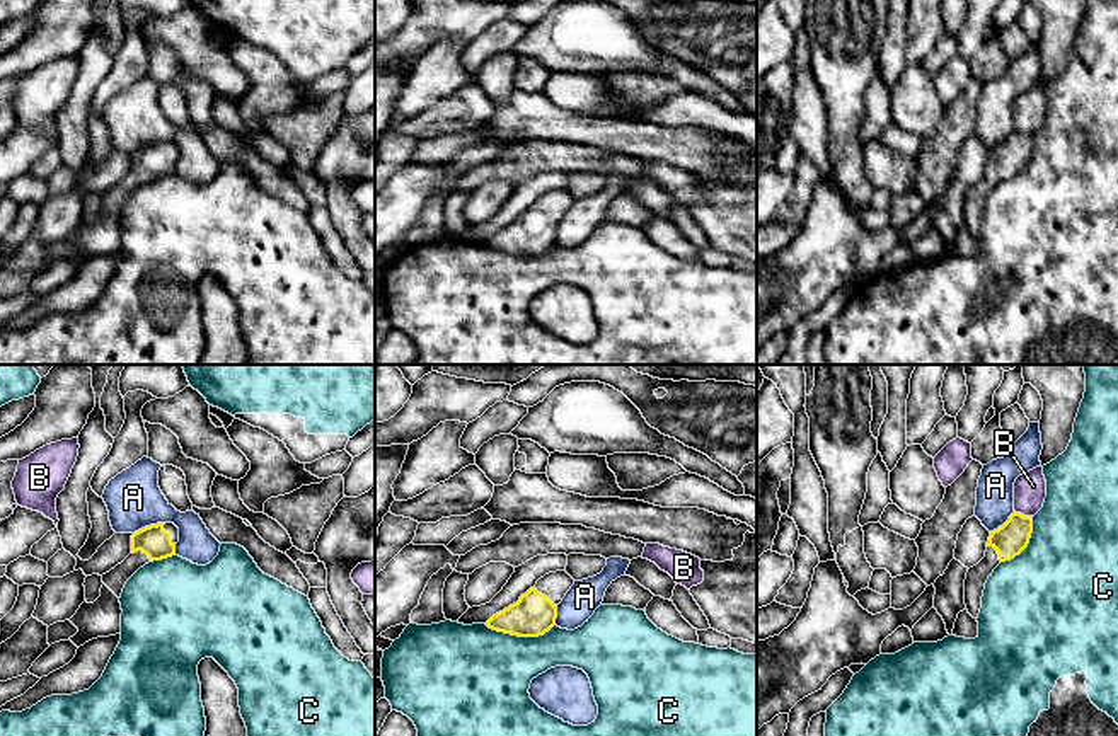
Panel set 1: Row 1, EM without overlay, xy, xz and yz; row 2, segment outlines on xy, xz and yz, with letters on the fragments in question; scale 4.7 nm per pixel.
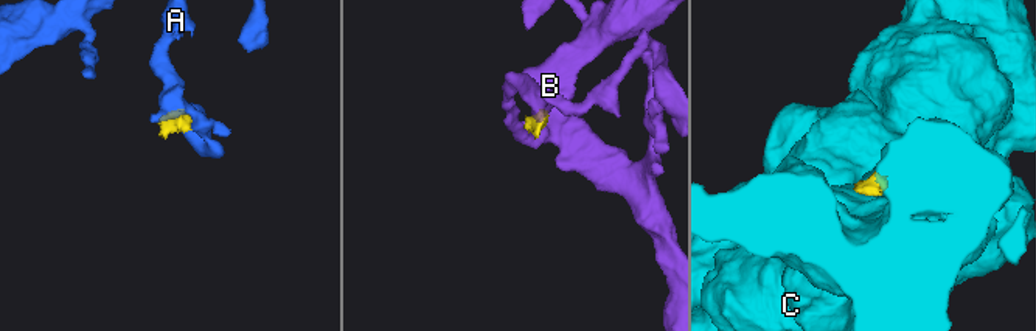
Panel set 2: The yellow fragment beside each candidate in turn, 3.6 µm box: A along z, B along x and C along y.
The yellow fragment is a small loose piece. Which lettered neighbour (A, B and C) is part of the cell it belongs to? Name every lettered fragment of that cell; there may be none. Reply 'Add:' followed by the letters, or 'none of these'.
Add: none of these

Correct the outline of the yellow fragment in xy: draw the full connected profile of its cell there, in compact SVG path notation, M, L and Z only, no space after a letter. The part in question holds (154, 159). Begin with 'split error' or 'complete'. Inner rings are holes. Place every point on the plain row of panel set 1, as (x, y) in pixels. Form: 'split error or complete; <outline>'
split error; M157 141L131 153L131 172L109 191L102 193L101 215L80 223L70 240L78 250L70 256L77 266L97 256L121 250L121 211L126 199L145 182L176 174L179 147L174 141Z

